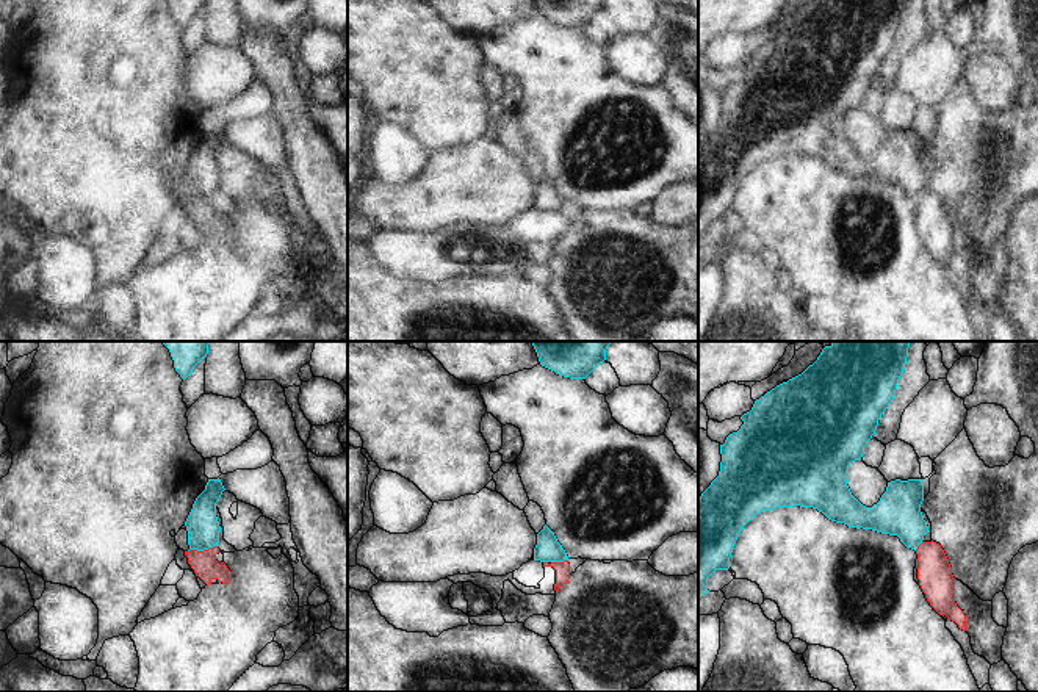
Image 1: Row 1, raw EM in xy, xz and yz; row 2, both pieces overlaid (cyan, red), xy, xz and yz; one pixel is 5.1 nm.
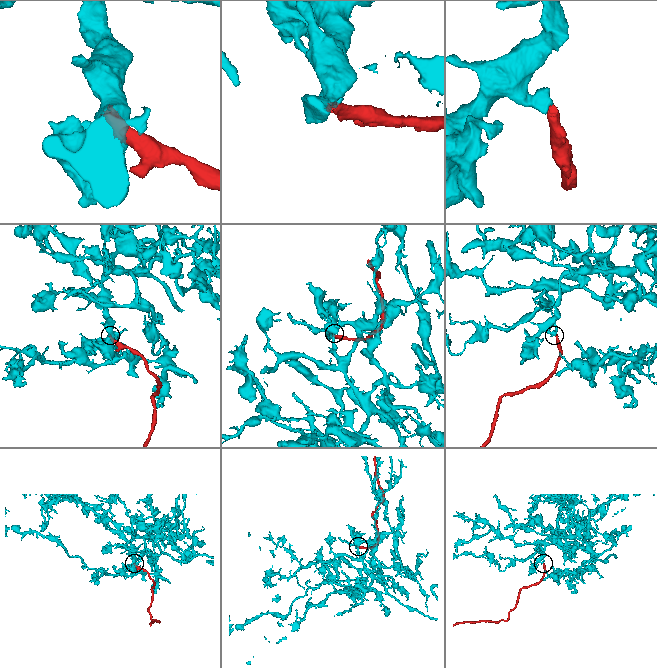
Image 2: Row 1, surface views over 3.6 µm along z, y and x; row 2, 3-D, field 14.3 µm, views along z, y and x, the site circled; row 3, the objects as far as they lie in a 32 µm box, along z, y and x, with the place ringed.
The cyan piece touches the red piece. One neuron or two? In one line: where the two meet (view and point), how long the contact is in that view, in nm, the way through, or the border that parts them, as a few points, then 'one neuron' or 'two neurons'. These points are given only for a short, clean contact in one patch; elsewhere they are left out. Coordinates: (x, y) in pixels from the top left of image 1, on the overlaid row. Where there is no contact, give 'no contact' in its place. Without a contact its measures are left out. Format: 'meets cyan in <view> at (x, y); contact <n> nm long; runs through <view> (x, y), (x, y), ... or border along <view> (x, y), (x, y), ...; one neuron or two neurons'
meets cyan in xy at (202, 550); contact 160 nm long; border along xy (216, 545), (207, 550), (188, 551); two neurons

